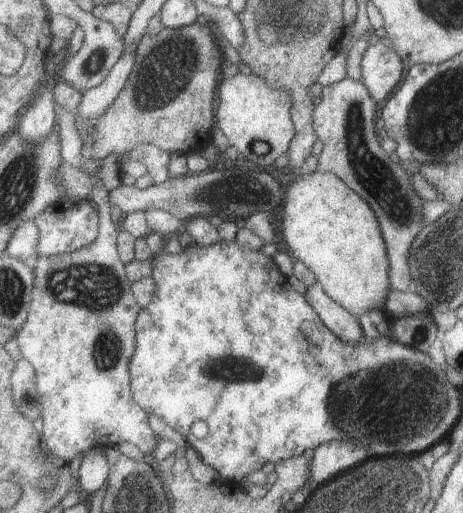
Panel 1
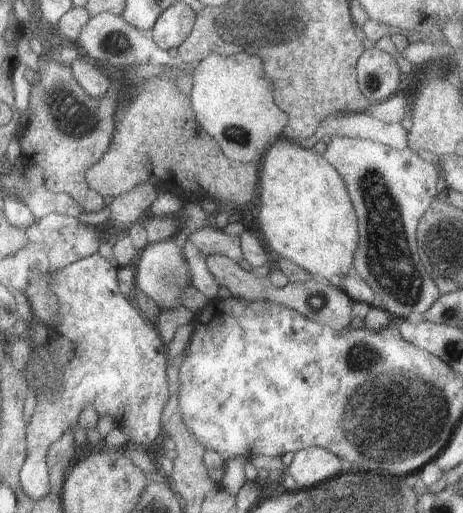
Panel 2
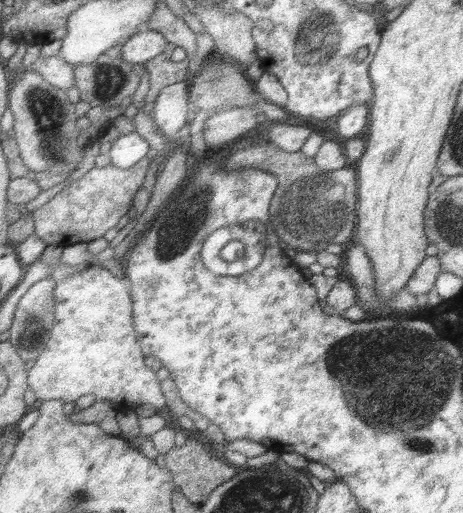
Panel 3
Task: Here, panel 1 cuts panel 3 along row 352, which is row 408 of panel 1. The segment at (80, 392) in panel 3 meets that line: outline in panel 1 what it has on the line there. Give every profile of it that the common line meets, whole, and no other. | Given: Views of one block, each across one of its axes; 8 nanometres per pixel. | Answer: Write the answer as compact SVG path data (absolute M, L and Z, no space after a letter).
M97 174L93 178L97 178L97 184L93 186L89 198L99 212L99 234L95 242L69 254L37 258L29 314L25 324L13 336L23 360L29 360L29 364L35 368L37 398L43 420L41 438L53 456L71 466L75 466L79 460L77 454L83 456L83 452L89 452L91 448L111 448L119 446L121 442L129 442L145 454L157 444L157 436L147 424L147 412L133 400L133 394L129 394L127 362L133 354L133 348L137 348L135 322L143 308L137 306L129 290L131 282L127 280L125 264L117 252L119 226L113 226L109 220L109 192L103 188Z

